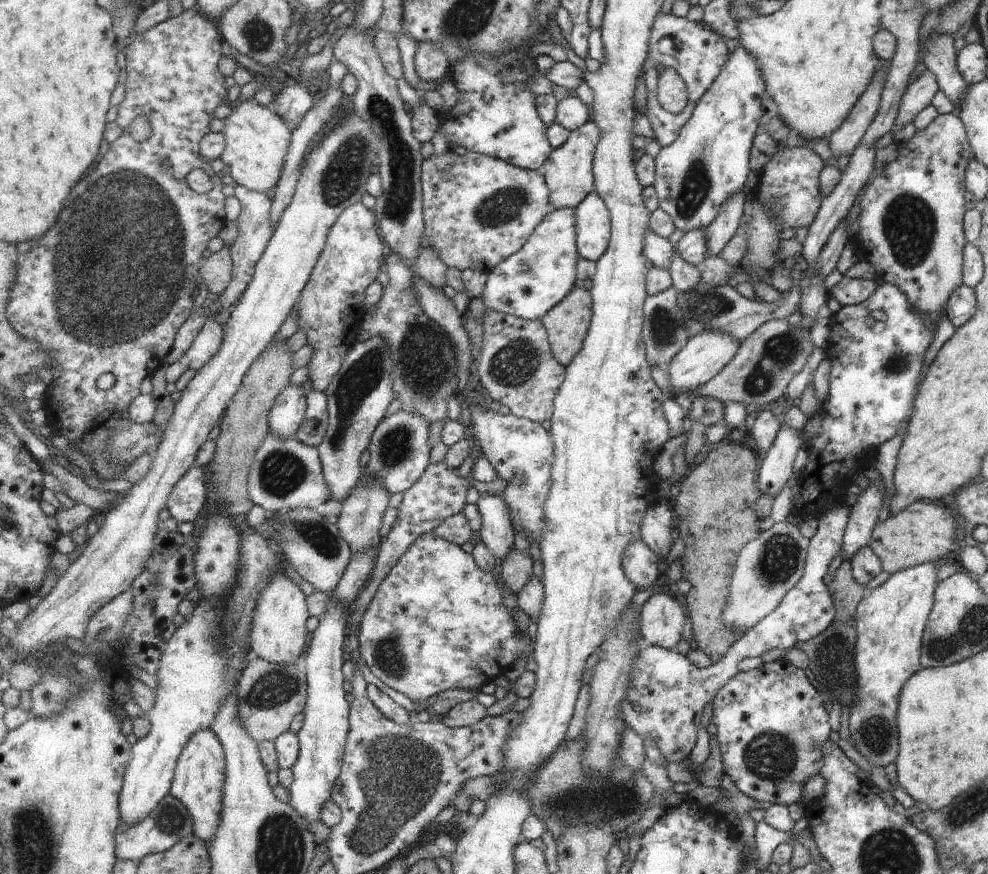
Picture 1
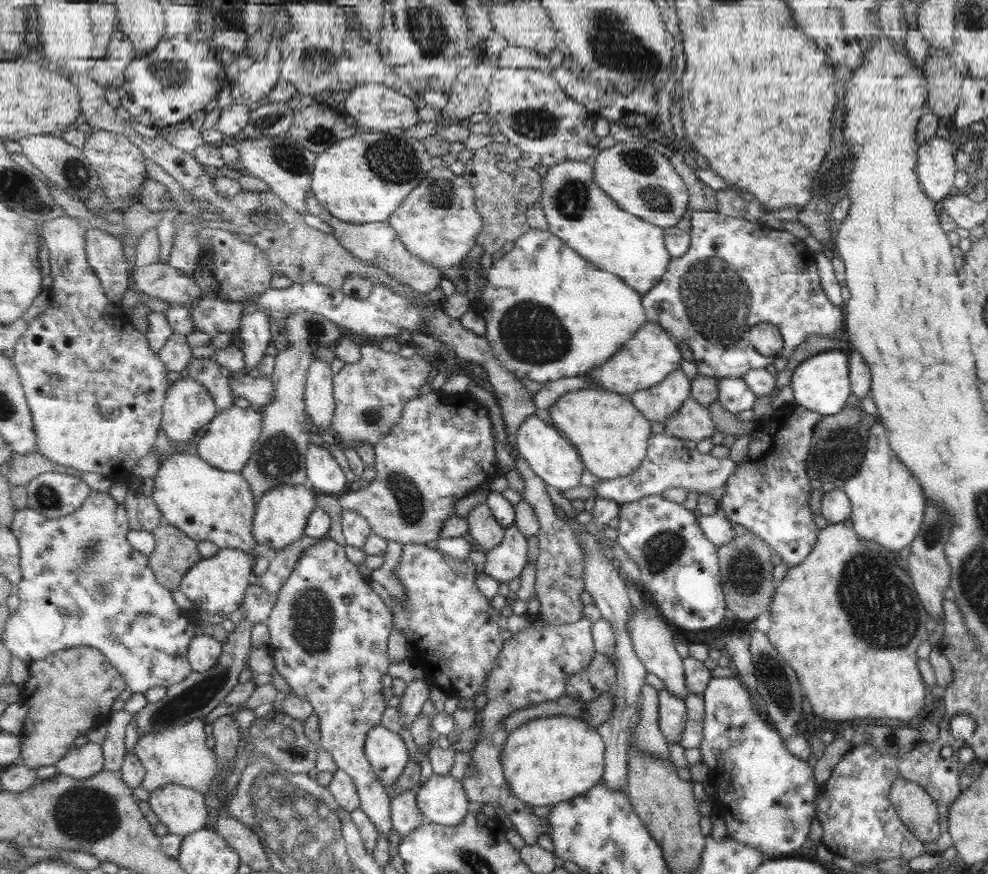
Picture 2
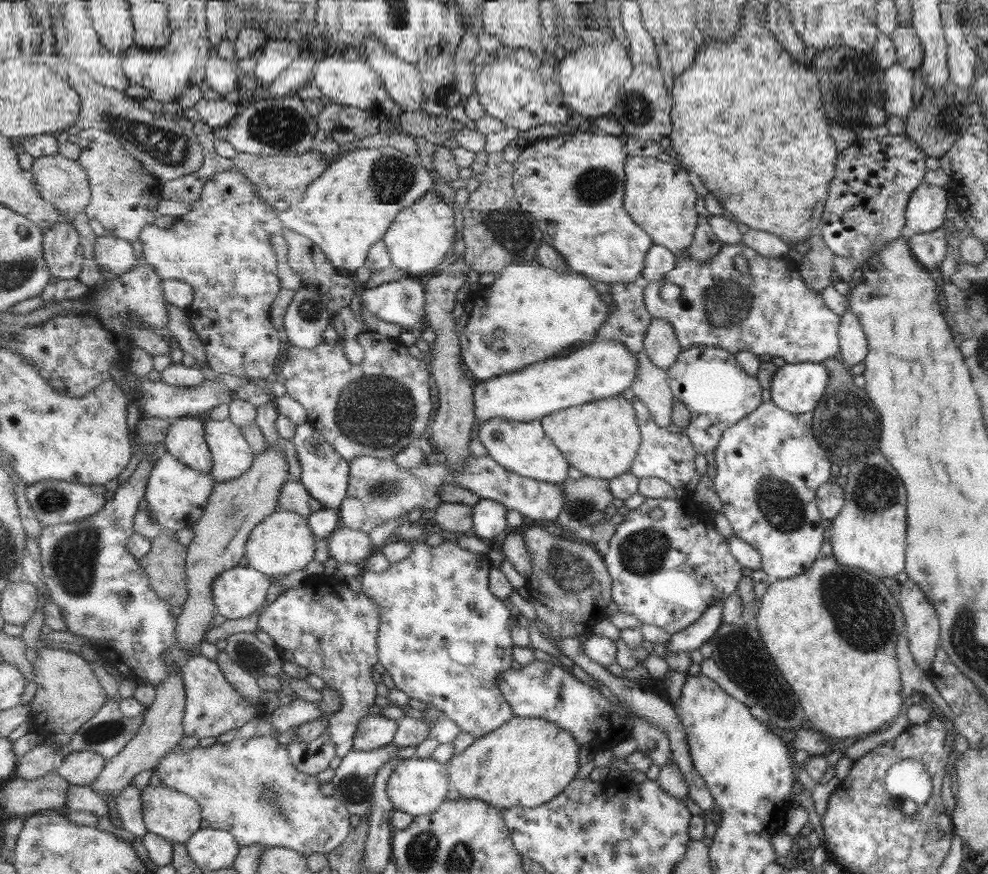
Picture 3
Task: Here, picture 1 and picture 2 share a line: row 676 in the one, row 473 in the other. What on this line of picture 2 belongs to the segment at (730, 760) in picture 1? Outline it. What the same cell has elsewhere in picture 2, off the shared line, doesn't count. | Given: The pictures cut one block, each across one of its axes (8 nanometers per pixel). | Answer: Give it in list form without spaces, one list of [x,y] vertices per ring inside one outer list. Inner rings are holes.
[[[792,402],[774,411],[766,421],[758,421],[745,458],[734,466],[734,473],[726,478],[724,494],[716,498],[718,513],[762,539],[771,555],[779,556],[787,569],[799,565],[809,555],[817,537],[818,529],[807,503],[812,488],[806,456],[812,430],[821,417]]]

